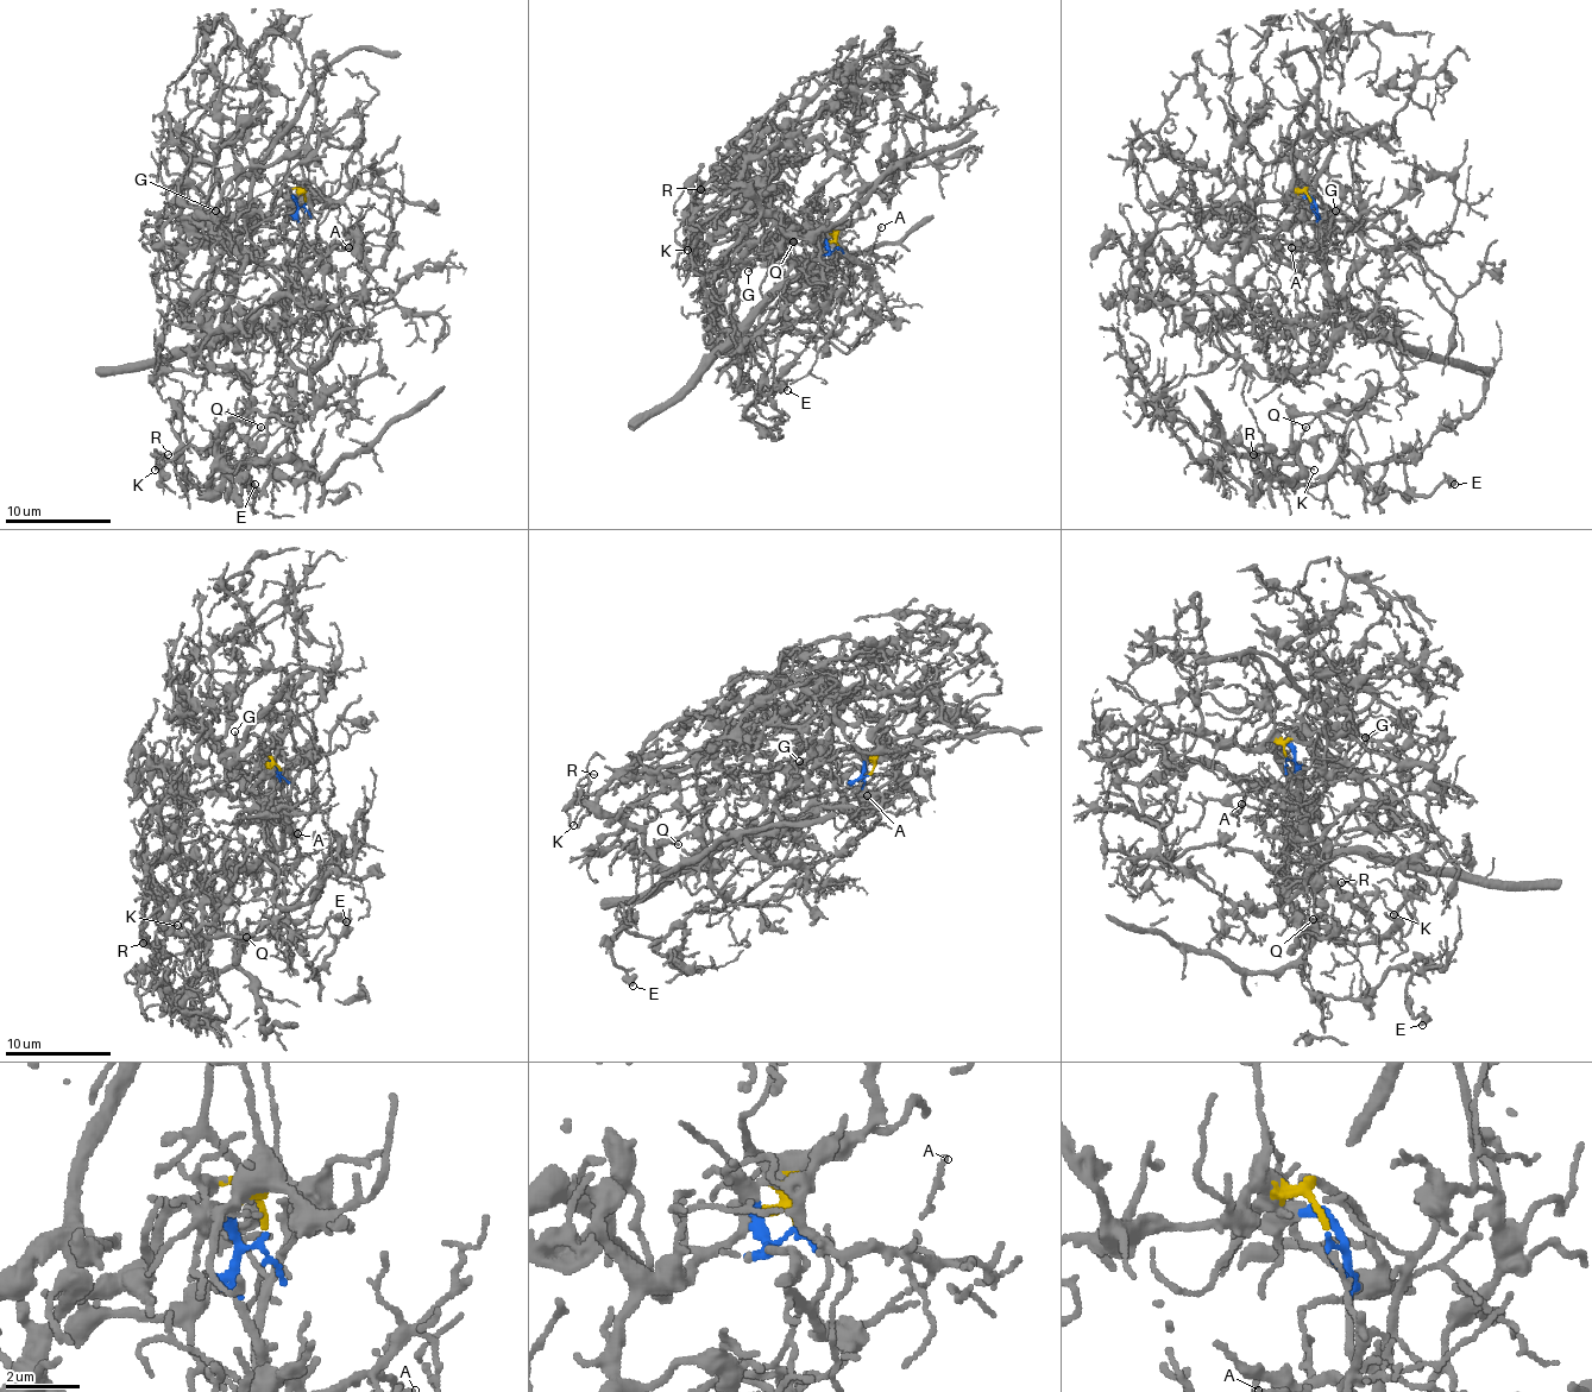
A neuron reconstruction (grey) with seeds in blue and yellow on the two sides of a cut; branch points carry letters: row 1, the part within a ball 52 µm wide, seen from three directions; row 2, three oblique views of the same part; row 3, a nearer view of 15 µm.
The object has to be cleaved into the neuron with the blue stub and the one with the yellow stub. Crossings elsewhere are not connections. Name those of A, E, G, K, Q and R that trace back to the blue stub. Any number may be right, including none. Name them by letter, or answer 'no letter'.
A

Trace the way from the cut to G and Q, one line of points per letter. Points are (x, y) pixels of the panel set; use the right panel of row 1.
G: (1312, 202), (1307, 191), (1309, 189), (1325, 210), (1314, 226), (1317, 247), (1335, 210)
Q: (1312, 202), (1251, 200), (1184, 168), (1117, 337), (1130, 388), (1208, 472), (1253, 490), (1298, 457), (1307, 427)

